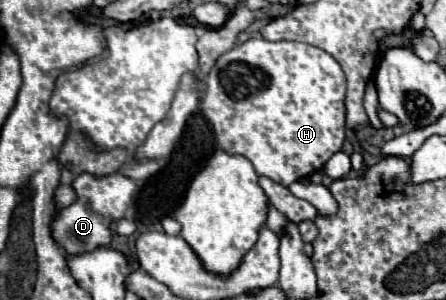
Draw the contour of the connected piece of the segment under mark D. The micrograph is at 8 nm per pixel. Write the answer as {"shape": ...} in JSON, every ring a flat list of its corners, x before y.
{"shape":[[119,173,107,175,103,179,95,179,93,175,77,175,73,181,73,187,79,195,79,199,59,211,59,217,53,219,53,239,69,253,77,255,83,251,93,251,99,245,107,245,111,241,111,219,121,219,131,203,131,195,135,191,135,183]]}

